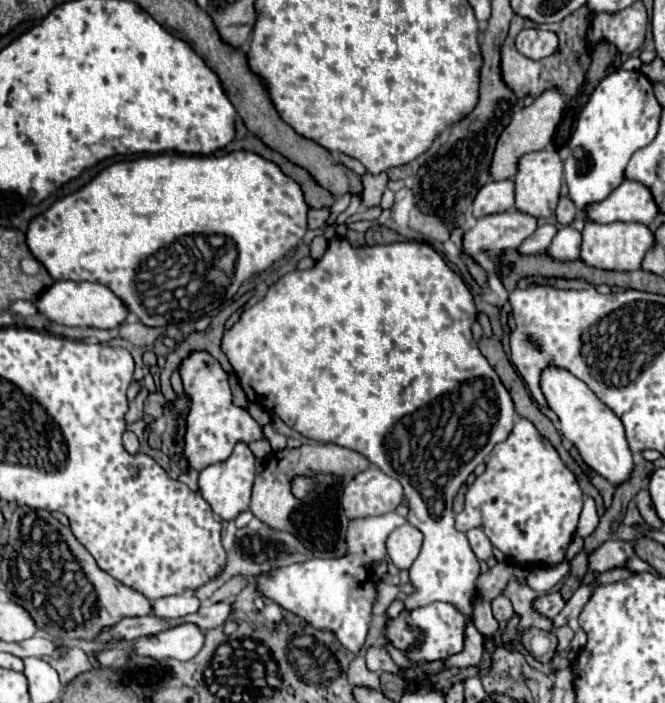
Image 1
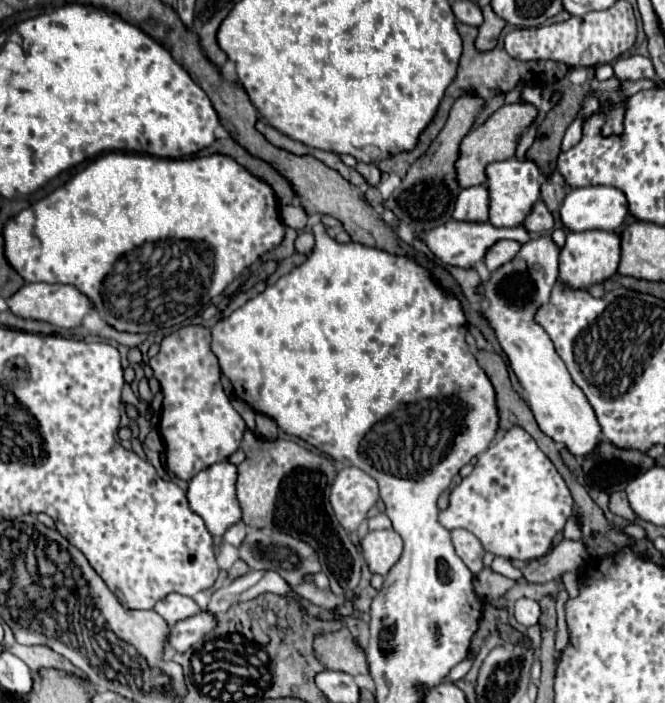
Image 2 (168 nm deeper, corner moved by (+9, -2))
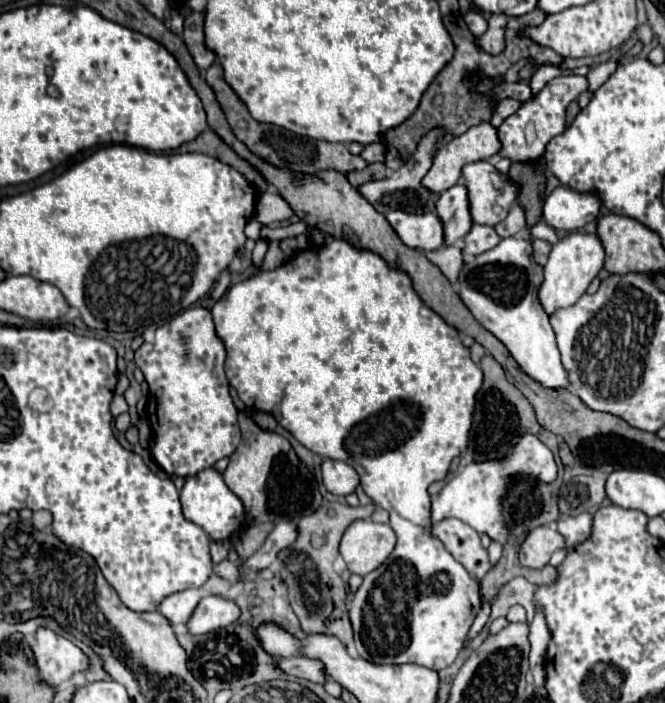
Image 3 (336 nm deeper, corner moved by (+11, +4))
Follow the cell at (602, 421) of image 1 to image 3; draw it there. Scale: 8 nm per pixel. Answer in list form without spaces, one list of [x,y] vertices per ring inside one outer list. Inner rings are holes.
[[[521,234],[503,238],[493,250],[475,256],[473,262],[465,262],[457,282],[459,298],[477,322],[507,346],[523,372],[545,388],[569,388],[549,316],[537,298],[537,290],[543,282],[543,268],[533,260],[529,236]]]

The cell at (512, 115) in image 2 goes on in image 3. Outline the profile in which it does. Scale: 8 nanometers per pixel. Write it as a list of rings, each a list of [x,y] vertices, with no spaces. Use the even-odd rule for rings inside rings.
[[[483,122],[479,126],[471,126],[465,134],[453,138],[451,142],[447,142],[447,144],[443,144],[439,148],[439,152],[433,156],[433,166],[425,174],[421,184],[423,184],[423,188],[433,190],[433,194],[441,194],[443,190],[447,190],[447,188],[451,188],[451,186],[455,186],[459,182],[461,168],[465,164],[471,164],[471,162],[477,162],[477,160],[487,160],[493,154],[497,154],[499,150],[501,150],[501,142],[497,138],[497,130],[489,122]]]

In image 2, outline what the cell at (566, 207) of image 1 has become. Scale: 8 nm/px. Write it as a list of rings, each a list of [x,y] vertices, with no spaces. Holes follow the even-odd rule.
[[[539,200],[535,206],[533,206],[533,212],[527,216],[525,220],[525,228],[529,232],[547,232],[547,230],[553,230],[553,214],[549,212],[549,208],[545,206],[543,200]]]

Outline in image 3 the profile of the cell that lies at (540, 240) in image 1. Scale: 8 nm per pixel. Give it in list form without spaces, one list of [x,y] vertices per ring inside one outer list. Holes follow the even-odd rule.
[[[473,224],[469,234],[463,238],[465,246],[463,246],[463,254],[481,254],[485,250],[491,250],[497,242],[499,236],[491,226],[481,226],[481,224]]]

